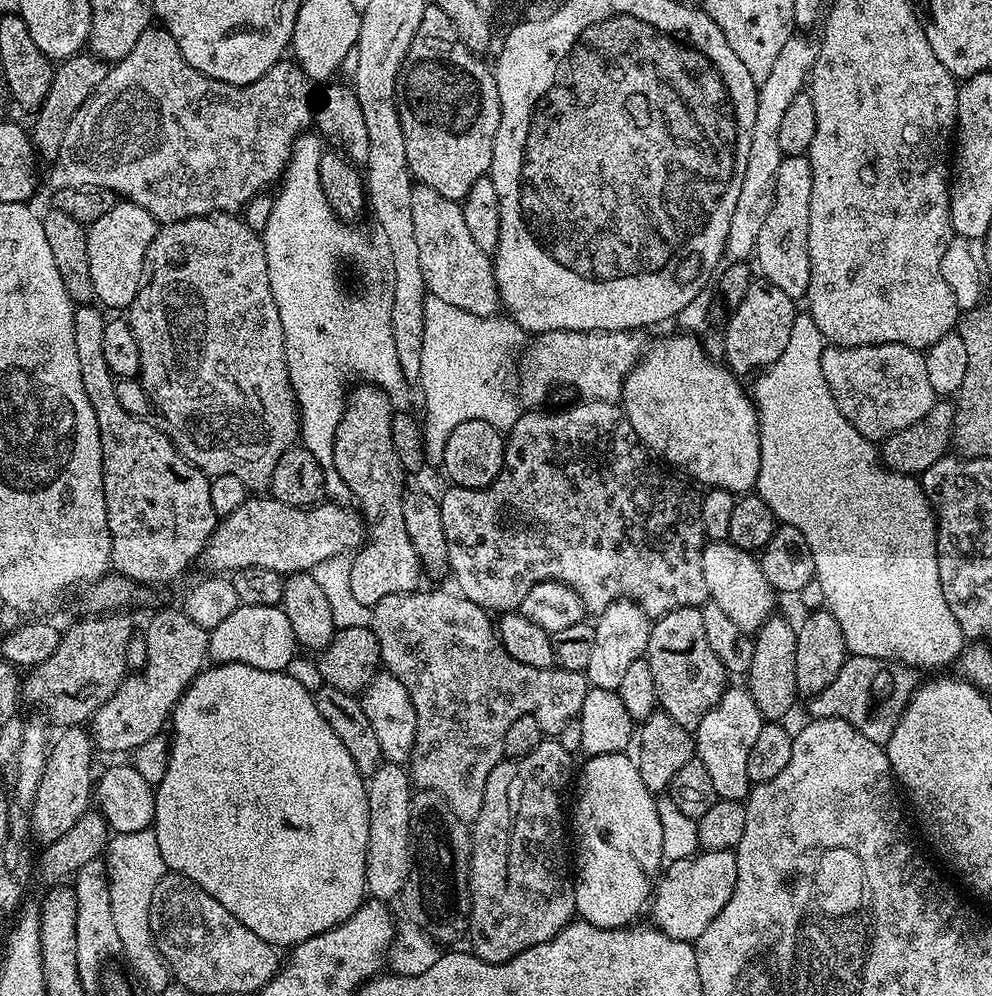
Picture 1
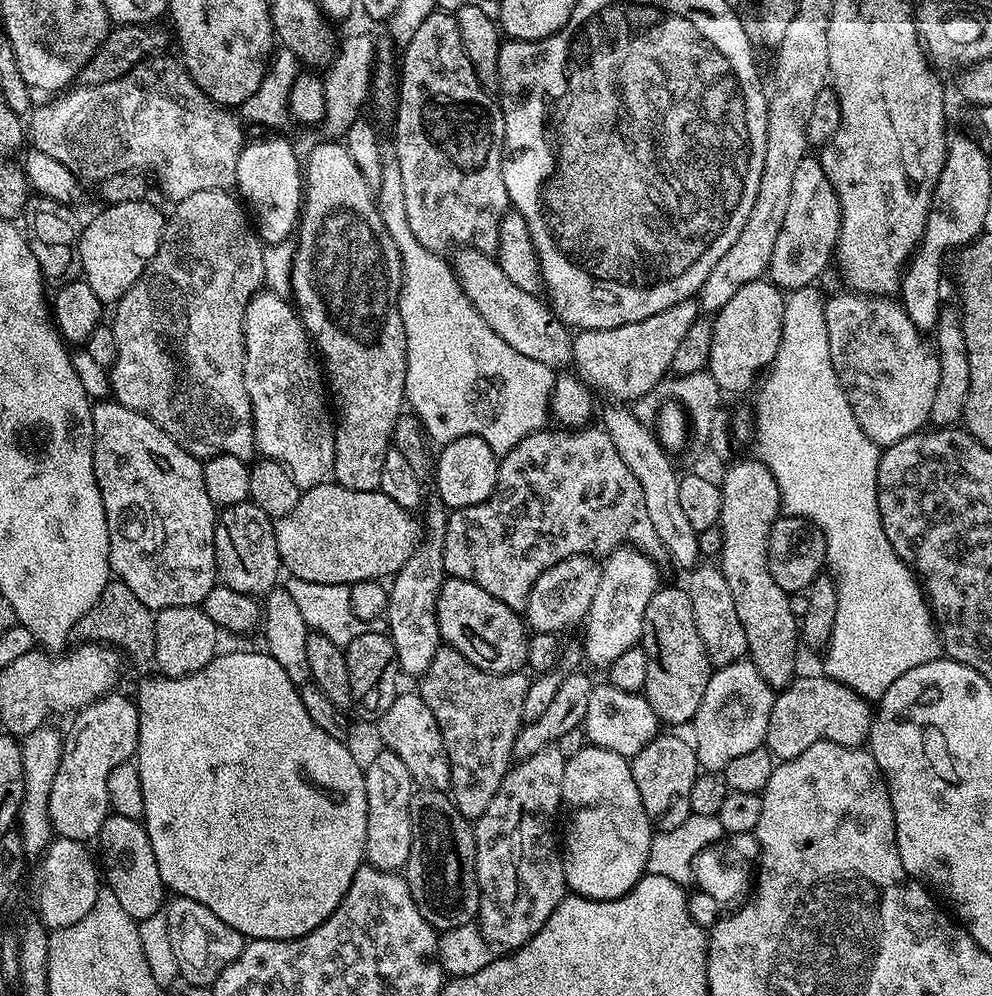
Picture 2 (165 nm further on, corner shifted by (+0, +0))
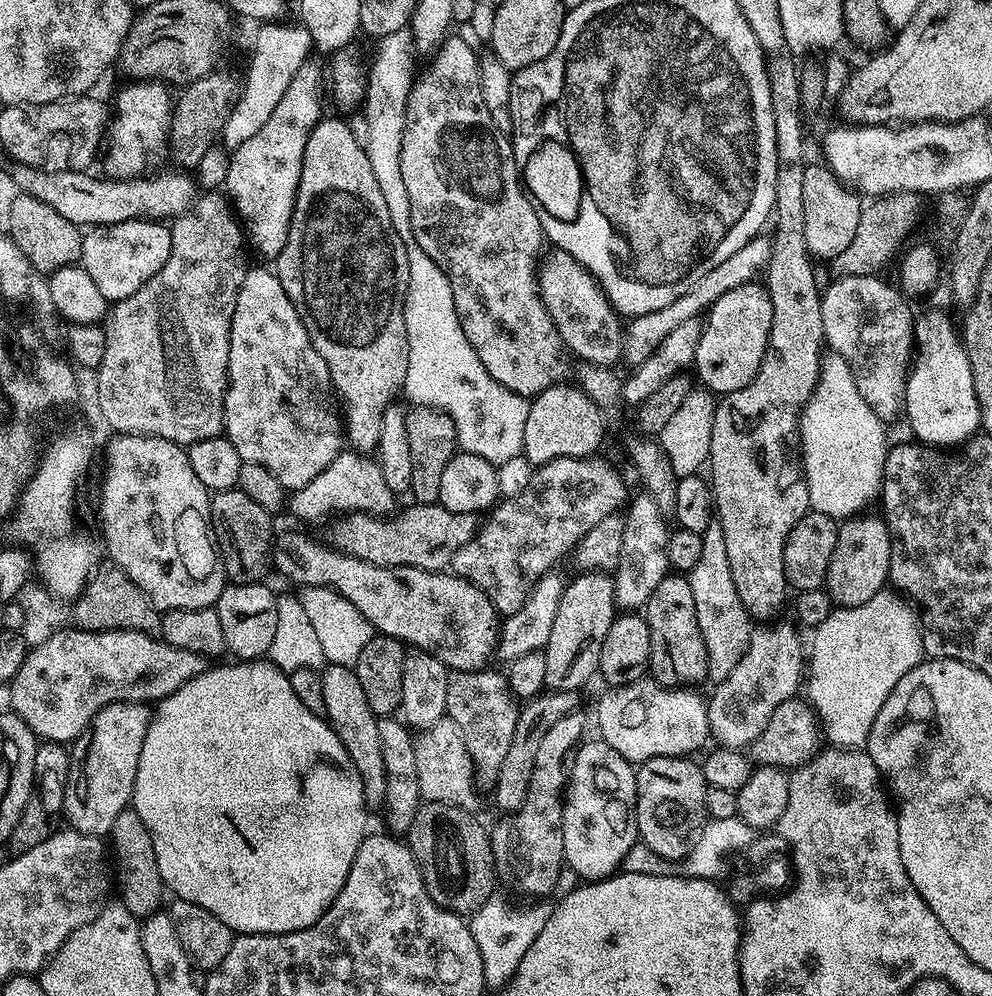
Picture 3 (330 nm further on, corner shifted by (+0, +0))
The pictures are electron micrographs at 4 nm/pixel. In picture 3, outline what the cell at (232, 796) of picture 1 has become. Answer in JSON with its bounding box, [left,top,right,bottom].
[130,658,370,934]

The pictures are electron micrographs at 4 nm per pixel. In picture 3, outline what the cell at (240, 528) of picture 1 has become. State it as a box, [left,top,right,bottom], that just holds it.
[344,502,482,572]

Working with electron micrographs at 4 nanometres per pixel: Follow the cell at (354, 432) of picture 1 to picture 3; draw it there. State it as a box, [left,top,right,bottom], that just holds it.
[274,118,410,454]

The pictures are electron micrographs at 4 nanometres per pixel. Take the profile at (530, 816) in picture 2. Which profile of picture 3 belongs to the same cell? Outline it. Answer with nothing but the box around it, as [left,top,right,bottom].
[491,710,590,896]

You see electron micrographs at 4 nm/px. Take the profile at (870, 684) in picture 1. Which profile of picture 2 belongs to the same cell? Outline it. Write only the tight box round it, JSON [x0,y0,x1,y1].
[764,674,873,762]

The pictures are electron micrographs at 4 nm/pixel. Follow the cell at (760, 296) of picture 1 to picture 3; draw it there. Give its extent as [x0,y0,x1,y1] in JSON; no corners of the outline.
[694,282,772,394]

